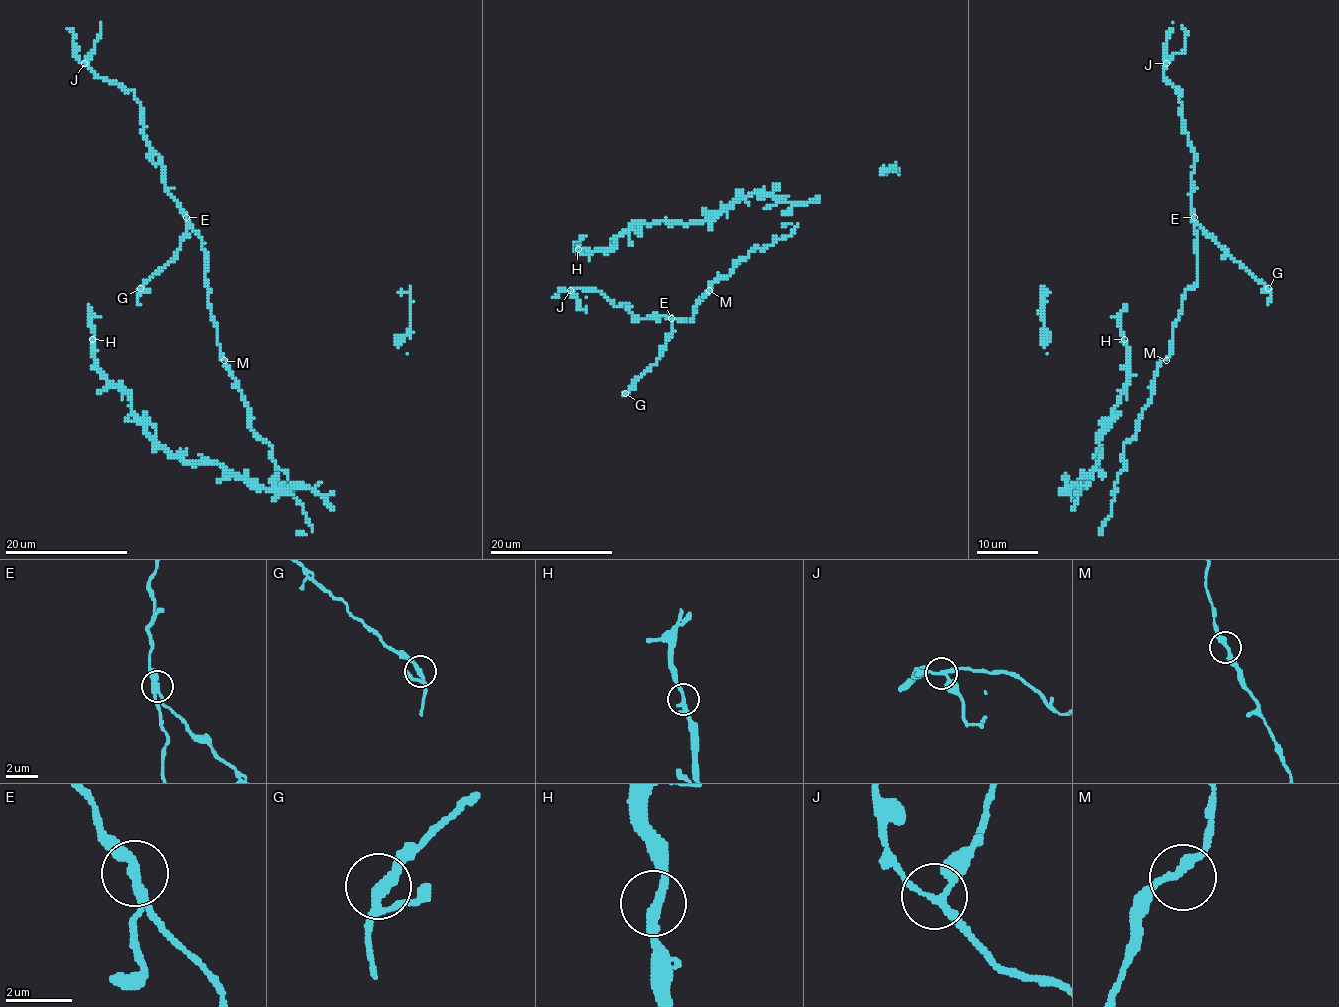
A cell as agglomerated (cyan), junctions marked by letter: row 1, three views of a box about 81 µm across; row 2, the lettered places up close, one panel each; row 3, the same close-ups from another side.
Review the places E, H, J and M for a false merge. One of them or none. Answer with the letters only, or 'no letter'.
E

